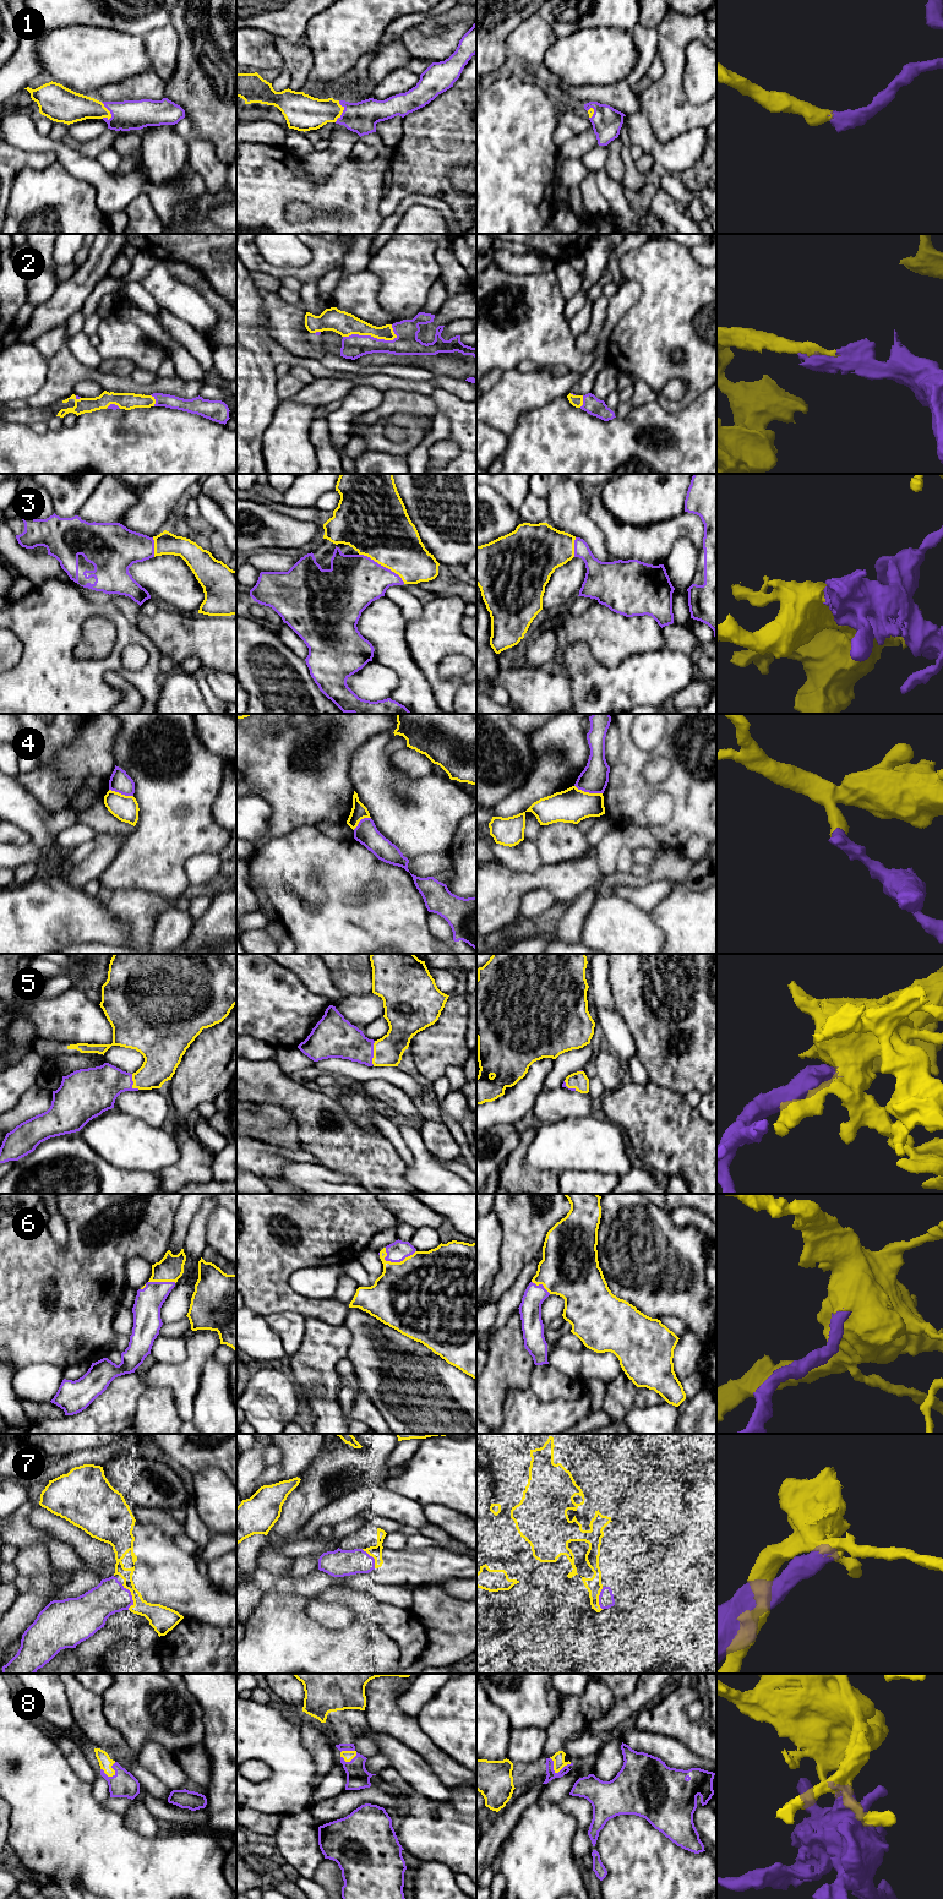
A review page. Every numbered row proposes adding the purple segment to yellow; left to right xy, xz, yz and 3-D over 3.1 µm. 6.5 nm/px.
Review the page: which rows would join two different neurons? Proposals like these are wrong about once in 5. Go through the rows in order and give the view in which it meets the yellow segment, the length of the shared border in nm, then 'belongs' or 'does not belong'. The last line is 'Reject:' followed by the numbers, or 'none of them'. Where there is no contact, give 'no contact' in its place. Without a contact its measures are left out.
1: xy | 140 nm | belongs
2: xz | 360 nm | belongs
3: xz | 360 nm | belongs
4: yz | 190 nm | does not belong
5: xz | 160 nm | belongs
6: xz | 220 nm | belongs
7: xy | 180 nm | does not belong
8: xz | 120 nm | belongs
Reject: 4, 7

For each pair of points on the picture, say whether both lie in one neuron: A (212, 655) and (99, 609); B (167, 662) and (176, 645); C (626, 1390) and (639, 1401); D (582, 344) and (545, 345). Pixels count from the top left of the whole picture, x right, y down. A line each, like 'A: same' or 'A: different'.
A: different
B: different
C: different
D: different

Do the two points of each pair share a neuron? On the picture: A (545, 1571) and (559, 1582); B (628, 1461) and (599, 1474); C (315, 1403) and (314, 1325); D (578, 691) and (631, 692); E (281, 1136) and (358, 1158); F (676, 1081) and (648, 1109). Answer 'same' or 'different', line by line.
A: same
B: different
C: same
D: same
E: different
F: different

